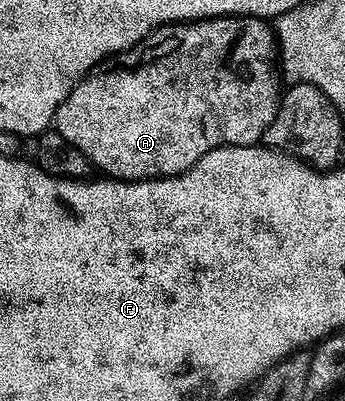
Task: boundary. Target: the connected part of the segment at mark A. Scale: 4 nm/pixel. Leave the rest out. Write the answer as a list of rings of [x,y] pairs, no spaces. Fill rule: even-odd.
[[[212,16],[210,20],[193,20],[190,22],[176,22],[165,24],[162,28],[148,34],[144,40],[139,41],[126,52],[119,52],[109,56],[100,64],[92,68],[83,79],[73,86],[69,98],[61,102],[53,121],[54,131],[65,138],[91,163],[92,169],[99,168],[104,177],[112,180],[157,180],[160,176],[180,176],[189,170],[209,150],[224,148],[226,144],[245,146],[246,144],[259,144],[262,141],[269,122],[275,120],[281,99],[281,72],[277,67],[277,41],[274,27],[266,19],[257,16]]]

